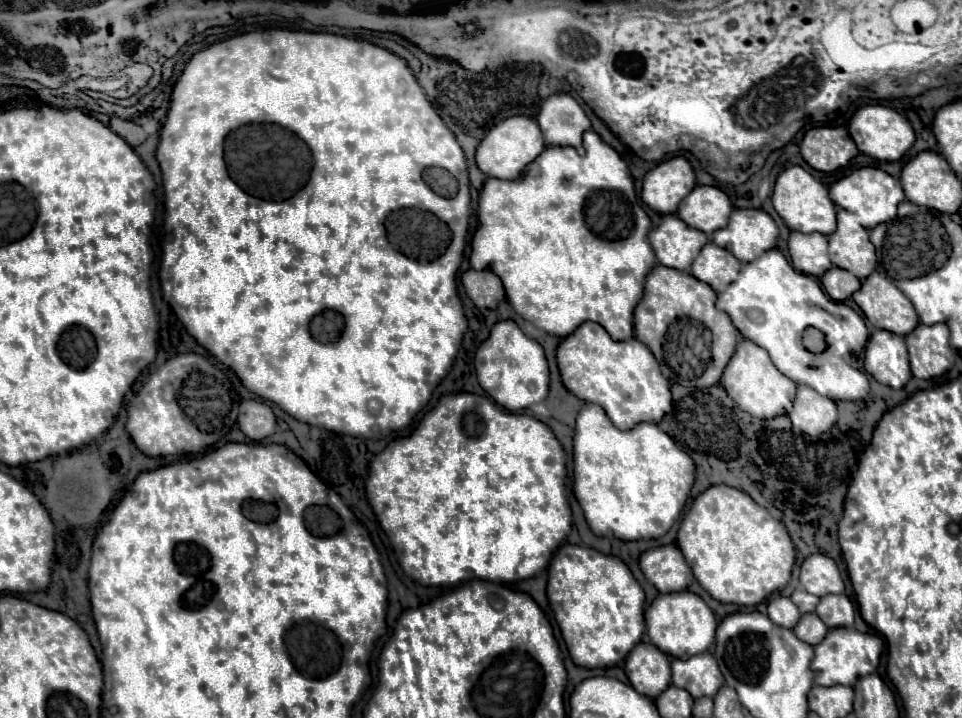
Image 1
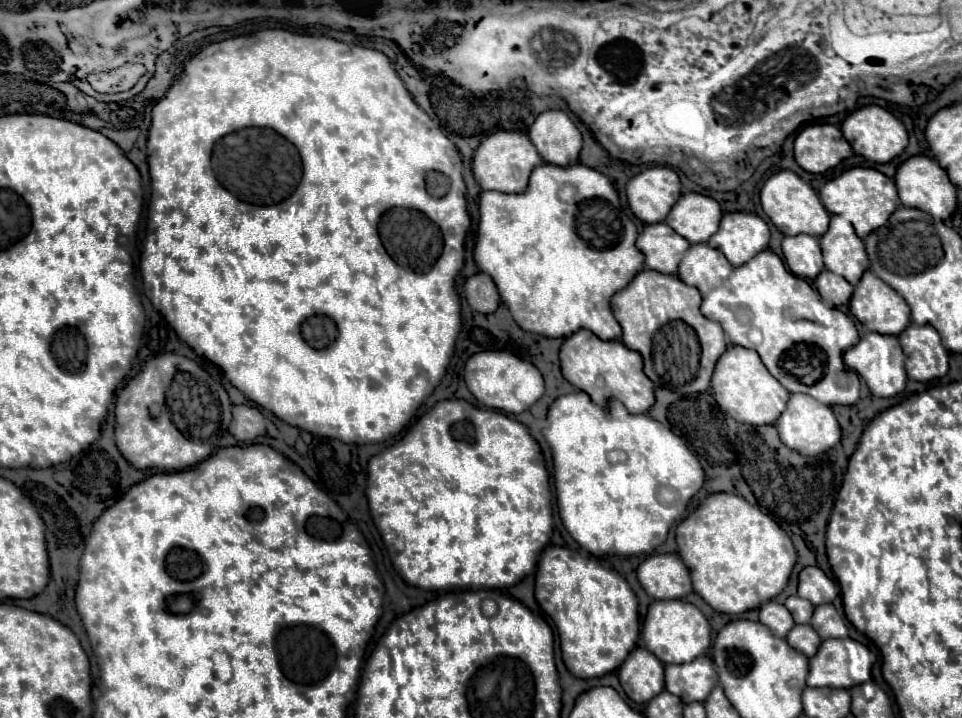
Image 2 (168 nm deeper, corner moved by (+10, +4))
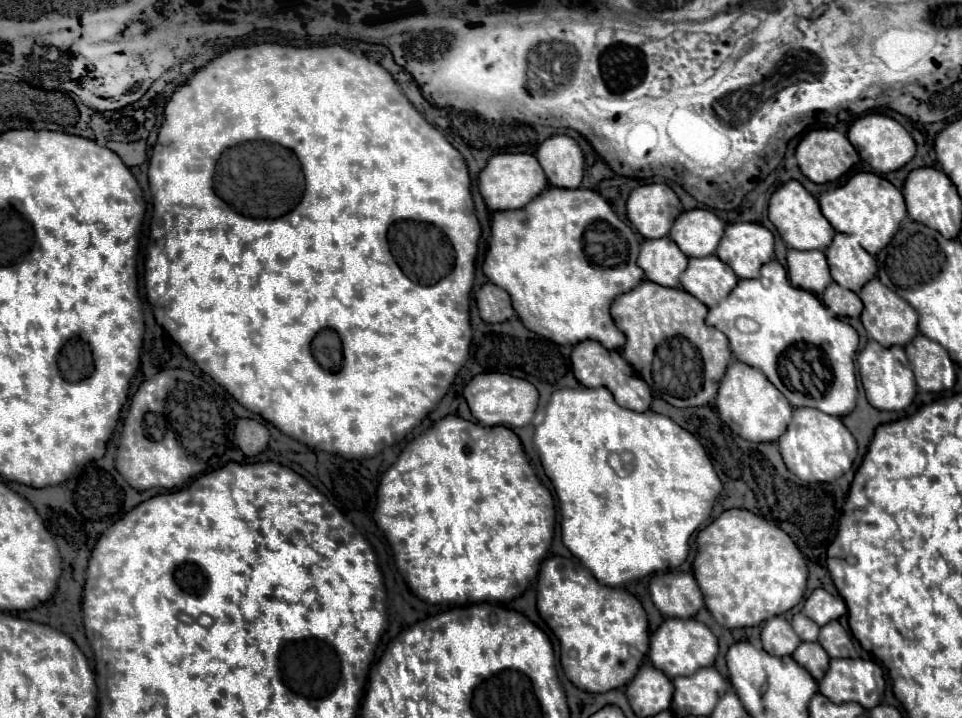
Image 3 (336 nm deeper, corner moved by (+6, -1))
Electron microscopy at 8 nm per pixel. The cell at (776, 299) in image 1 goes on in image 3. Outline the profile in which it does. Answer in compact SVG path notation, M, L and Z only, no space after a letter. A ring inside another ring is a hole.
M779 261L765 263L757 279L741 279L737 287L715 307L709 309L707 325L717 327L729 339L733 355L767 375L767 379L787 397L793 407L815 407L827 415L845 417L855 409L857 379L855 379L855 353L859 347L857 331L835 317L813 293L793 287L787 279L787 271Z

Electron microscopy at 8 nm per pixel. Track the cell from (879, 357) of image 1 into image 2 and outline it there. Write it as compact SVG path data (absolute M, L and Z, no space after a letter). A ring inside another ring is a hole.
M867 332L865 336L861 336L861 340L853 348L849 348L843 354L843 360L851 370L855 370L867 382L869 390L875 396L889 398L889 396L895 396L895 394L903 392L903 388L905 388L905 382L907 382L905 358L903 358L903 350L899 346L897 336L885 336L885 334L879 334L879 332Z

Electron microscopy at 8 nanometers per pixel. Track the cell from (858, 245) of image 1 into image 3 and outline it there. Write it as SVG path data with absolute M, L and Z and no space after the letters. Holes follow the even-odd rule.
M837 233L833 243L825 249L825 255L833 281L849 291L859 293L863 285L877 273L873 257L859 245L853 235Z

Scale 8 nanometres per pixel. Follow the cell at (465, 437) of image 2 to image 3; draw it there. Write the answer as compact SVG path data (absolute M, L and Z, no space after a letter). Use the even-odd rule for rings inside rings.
M449 415L441 421L437 421L431 429L427 429L419 437L415 437L403 449L403 453L399 455L395 465L389 467L389 471L383 475L381 485L377 489L377 509L375 509L373 517L375 517L375 523L383 529L387 541L393 549L395 565L397 565L399 573L403 575L403 579L407 581L407 585L419 599L423 599L427 603L455 603L455 605L477 605L477 603L487 603L487 601L507 603L507 601L519 597L529 587L529 583L537 577L539 565L547 556L553 537L555 503L553 503L553 497L547 491L547 487L543 487L543 483L533 473L533 467L523 453L521 441L513 431L509 431L507 427L483 427L479 423L471 423L461 417Z

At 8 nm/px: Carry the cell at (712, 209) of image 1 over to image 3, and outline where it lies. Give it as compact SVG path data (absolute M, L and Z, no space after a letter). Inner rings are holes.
M691 209L675 219L669 237L687 257L707 257L715 253L723 229L725 223L715 213Z

